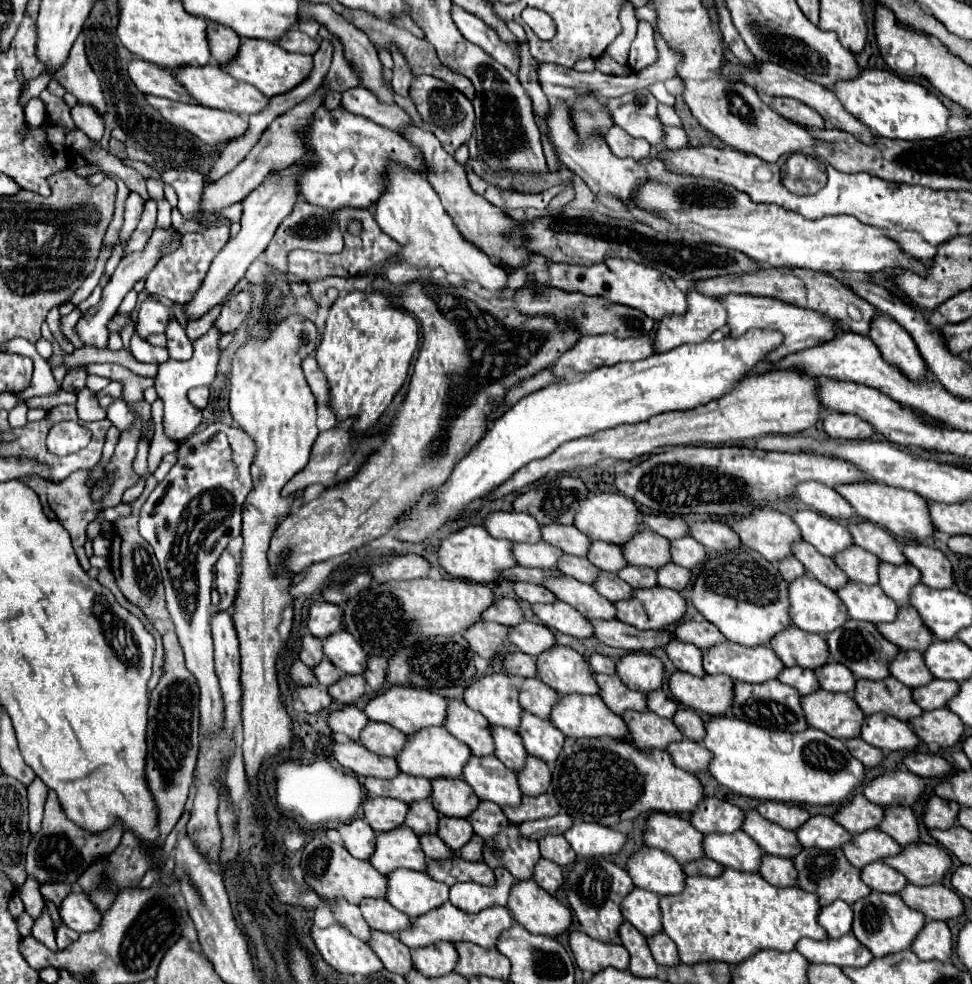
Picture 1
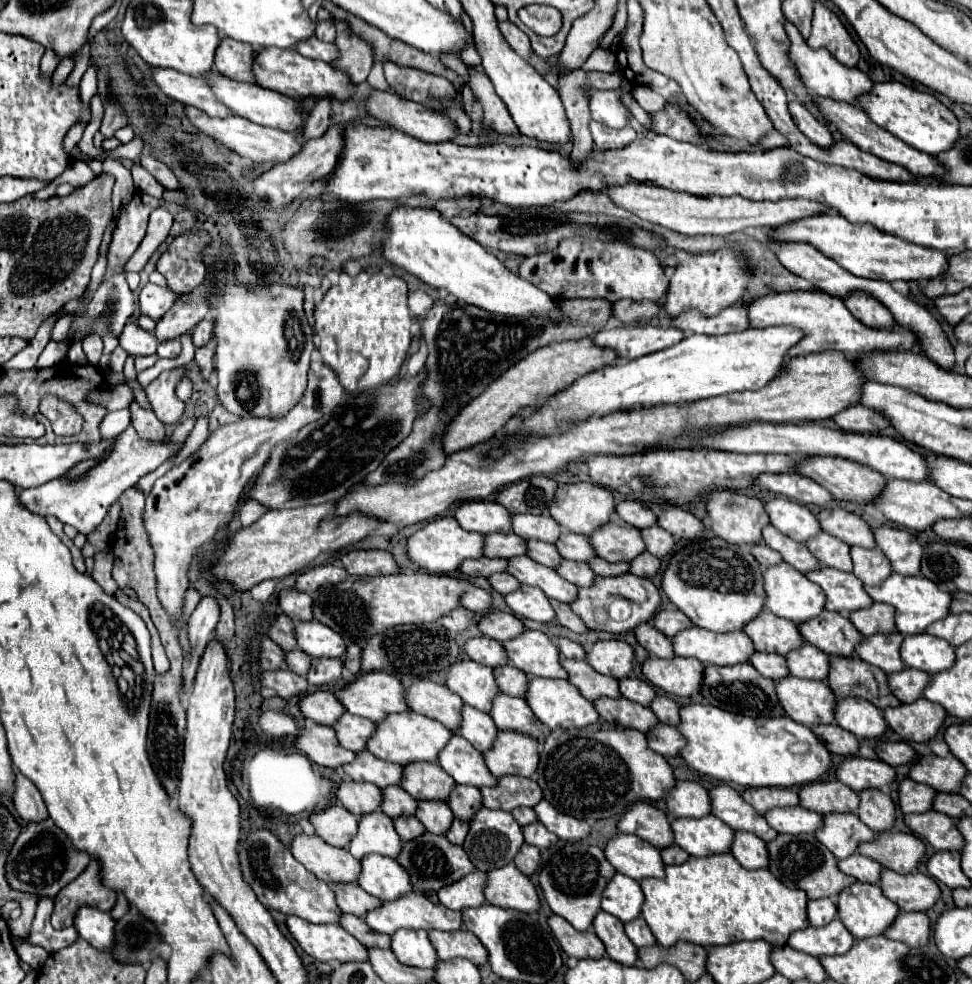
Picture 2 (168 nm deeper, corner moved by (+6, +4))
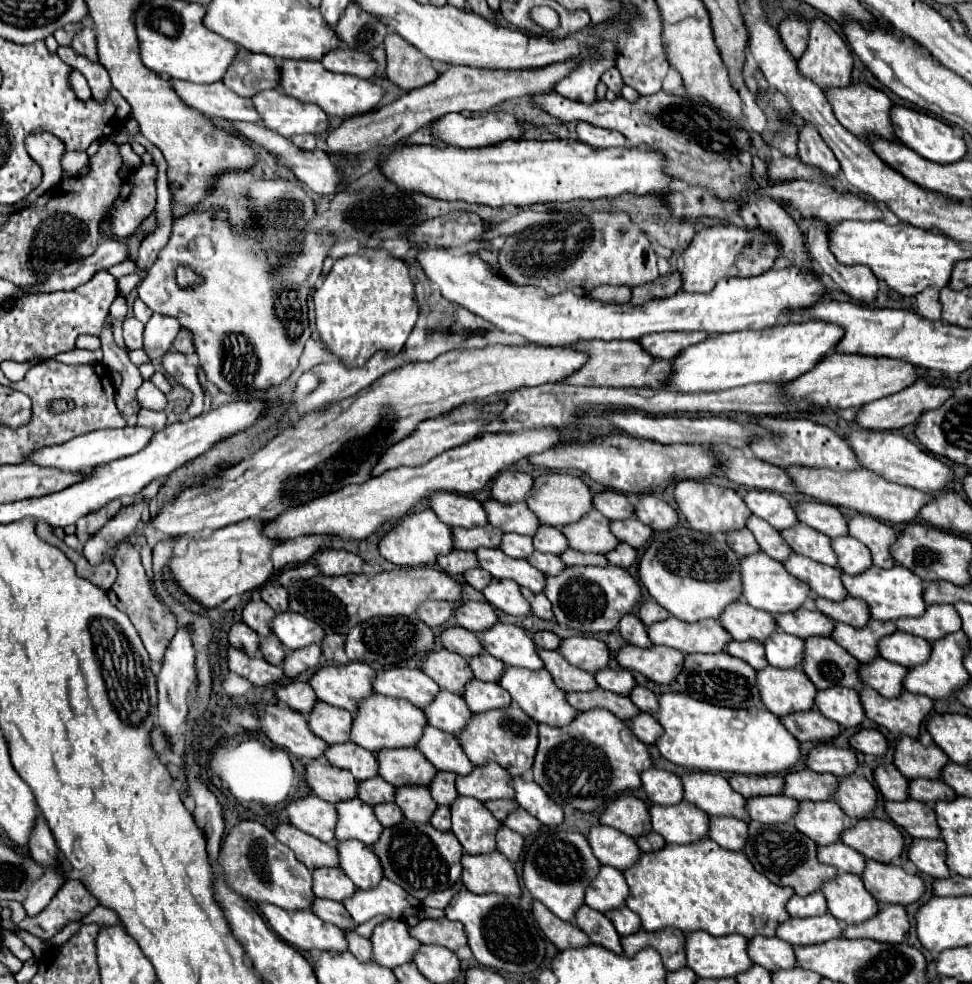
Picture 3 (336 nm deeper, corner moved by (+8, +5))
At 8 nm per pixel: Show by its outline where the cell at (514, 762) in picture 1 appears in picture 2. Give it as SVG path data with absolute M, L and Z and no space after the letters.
M462 705L462 721L454 733L468 739L478 751L486 751L494 743L498 727L488 713L482 713L470 705Z

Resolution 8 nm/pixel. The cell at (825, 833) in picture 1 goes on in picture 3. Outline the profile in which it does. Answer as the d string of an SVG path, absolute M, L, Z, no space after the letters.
M760 796L756 800L746 800L746 808L752 820L764 824L786 824L798 812L798 800L788 796Z

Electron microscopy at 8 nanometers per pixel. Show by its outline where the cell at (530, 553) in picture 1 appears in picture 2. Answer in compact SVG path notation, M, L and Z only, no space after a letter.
M488 533L484 537L484 555L486 557L516 557L526 553L526 541L514 533Z

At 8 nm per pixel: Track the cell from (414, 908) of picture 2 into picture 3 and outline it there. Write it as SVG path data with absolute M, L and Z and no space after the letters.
M382 880L380 886L370 888L368 892L360 892L356 890L356 894L352 898L348 898L344 902L348 914L352 914L356 924L364 924L370 918L376 916L386 916L386 918L410 918L412 914L404 910L404 900L410 894L404 892L404 888L400 888L398 884L390 882L390 880Z

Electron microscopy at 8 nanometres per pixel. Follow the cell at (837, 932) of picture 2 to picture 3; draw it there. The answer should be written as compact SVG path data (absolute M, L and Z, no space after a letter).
M832 914L818 918L790 918L788 922L780 924L776 936L792 946L822 944L834 938L842 938L842 926L836 918L832 918Z

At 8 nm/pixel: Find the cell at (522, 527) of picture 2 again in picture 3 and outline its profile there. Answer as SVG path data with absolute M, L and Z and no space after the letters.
M490 500L484 502L484 508L488 512L490 524L500 528L502 532L536 536L542 524L526 504L500 504L496 500Z

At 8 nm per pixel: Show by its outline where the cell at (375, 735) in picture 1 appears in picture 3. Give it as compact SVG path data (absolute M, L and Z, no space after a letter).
M318 702L308 716L308 726L312 726L312 732L328 744L344 744L350 740L352 720L348 710Z

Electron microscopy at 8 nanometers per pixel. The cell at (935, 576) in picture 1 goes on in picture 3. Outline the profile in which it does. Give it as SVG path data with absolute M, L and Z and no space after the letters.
M856 514L848 520L848 528L850 528L850 536L858 538L862 544L870 548L876 566L892 568L898 564L890 552L892 544L898 540L898 534L892 526L880 520L872 520L872 516Z

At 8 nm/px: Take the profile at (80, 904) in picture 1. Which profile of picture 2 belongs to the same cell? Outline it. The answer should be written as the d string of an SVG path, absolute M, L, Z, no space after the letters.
M82 907L74 919L74 925L82 939L86 939L94 949L102 949L114 955L114 919L110 913L98 911L94 907Z

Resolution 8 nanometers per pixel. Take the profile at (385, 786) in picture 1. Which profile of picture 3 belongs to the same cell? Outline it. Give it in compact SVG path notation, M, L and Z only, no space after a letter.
M354 742L336 744L330 746L330 752L326 754L328 762L336 768L350 770L356 780L368 780L378 776L378 758L374 752L368 752L366 748L360 748Z

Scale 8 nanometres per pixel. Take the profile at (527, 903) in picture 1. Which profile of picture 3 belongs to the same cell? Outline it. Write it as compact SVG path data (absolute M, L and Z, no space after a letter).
M500 852L484 856L462 856L462 882L474 894L502 894L522 896L522 888L514 864Z

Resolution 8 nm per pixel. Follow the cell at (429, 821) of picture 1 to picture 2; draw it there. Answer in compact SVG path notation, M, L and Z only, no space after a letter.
M392 785L382 789L382 811L388 817L400 817L400 815L414 815L418 801L414 797L410 797L402 787Z

